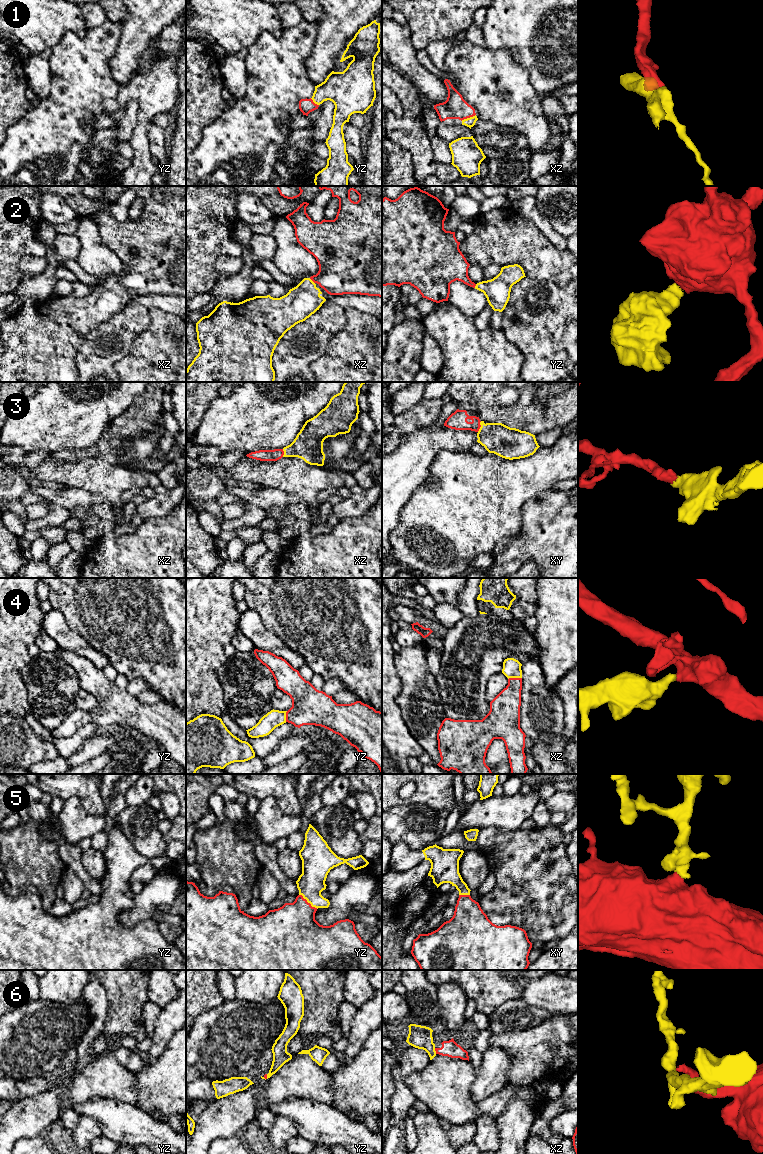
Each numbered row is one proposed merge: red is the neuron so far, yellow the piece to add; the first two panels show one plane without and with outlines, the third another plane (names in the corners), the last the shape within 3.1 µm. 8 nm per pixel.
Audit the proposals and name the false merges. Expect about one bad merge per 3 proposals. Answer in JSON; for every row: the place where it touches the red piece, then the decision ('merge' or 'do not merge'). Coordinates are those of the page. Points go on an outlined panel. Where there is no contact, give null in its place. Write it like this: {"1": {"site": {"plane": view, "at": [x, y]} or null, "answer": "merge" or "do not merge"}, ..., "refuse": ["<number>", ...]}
{"1": {"site": {"plane": "xz", "at": [468, 117]}, "answer": "merge"}, "2": {"site": {"plane": "xz", "at": [312, 280]}, "answer": "merge"}, "3": {"site": {"plane": "xy", "at": [480, 426]}, "answer": "merge"}, "4": {"site": {"plane": "xz", "at": [514, 678]}, "answer": "merge"}, "5": {"site": {"plane": "yz", "at": [307, 902]}, "answer": "merge"}, "6": {"site": {"plane": "xz", "at": [435, 1050]}, "answer": "do not merge"}, "refuse": ["6"]}

